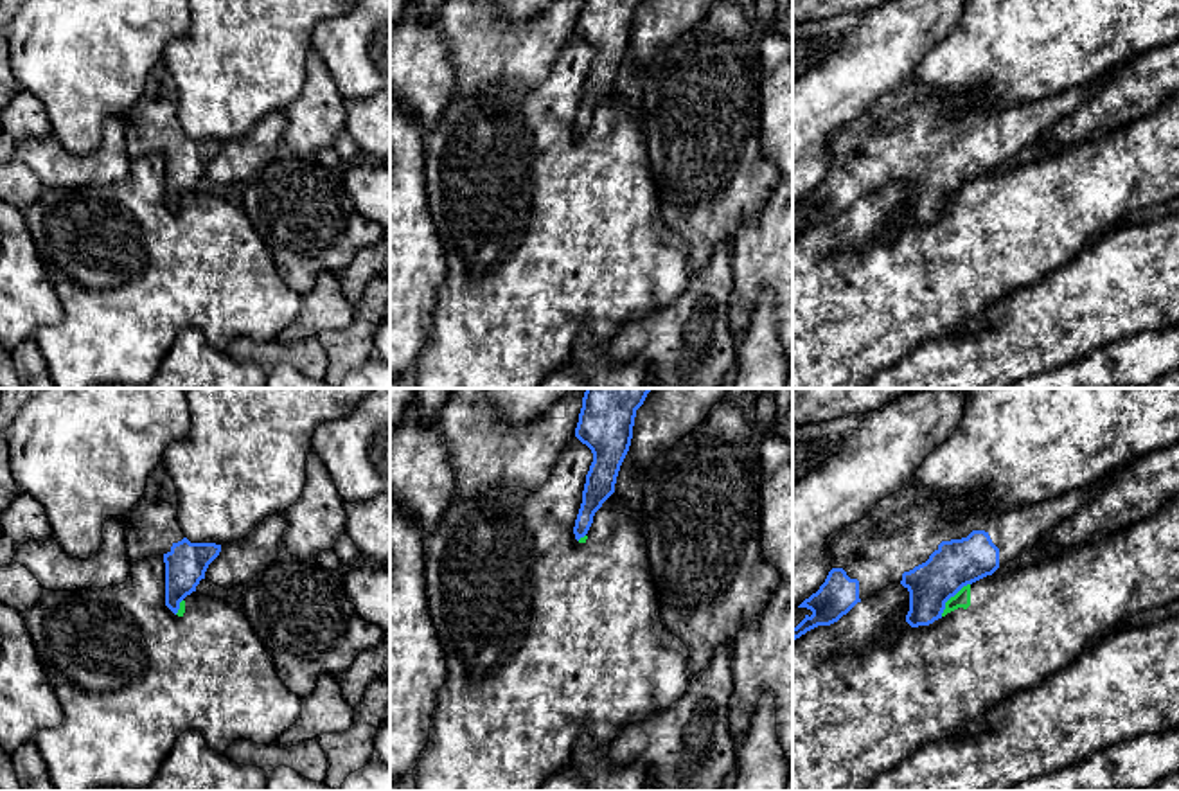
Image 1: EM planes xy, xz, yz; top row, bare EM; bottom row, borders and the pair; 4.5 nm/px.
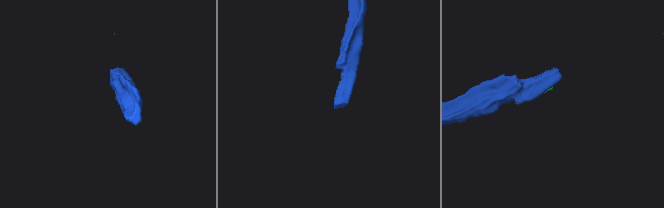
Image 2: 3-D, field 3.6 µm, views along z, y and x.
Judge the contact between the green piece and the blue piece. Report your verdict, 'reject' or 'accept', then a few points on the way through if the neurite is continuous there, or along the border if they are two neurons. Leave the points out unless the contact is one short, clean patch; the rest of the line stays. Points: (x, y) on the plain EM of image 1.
reject

